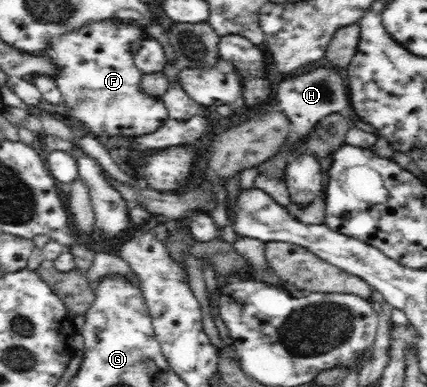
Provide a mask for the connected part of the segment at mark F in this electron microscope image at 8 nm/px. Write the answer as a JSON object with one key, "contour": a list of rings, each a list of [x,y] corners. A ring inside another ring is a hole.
{"contour":[[[120,20],[90,22],[62,36],[52,36],[43,54],[58,67],[56,76],[50,76],[62,93],[58,111],[77,118],[90,130],[89,135],[100,140],[104,136],[130,138],[157,131],[169,119],[168,109],[160,97],[150,96],[139,87],[143,72],[136,68],[130,51],[132,42],[145,37],[144,28]]]}

